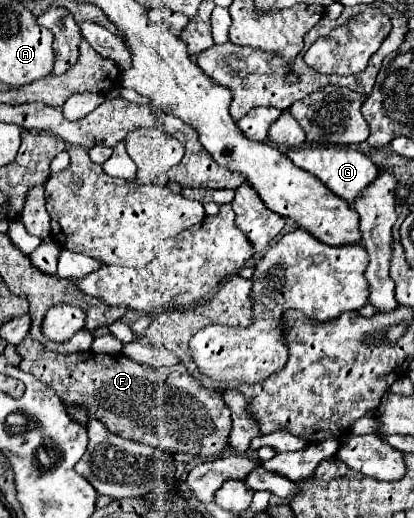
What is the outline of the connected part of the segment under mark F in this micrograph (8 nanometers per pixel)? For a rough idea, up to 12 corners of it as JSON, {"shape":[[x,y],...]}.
{"shape":[[48,351],[22,371],[108,431],[214,459],[230,409],[182,365]]}

